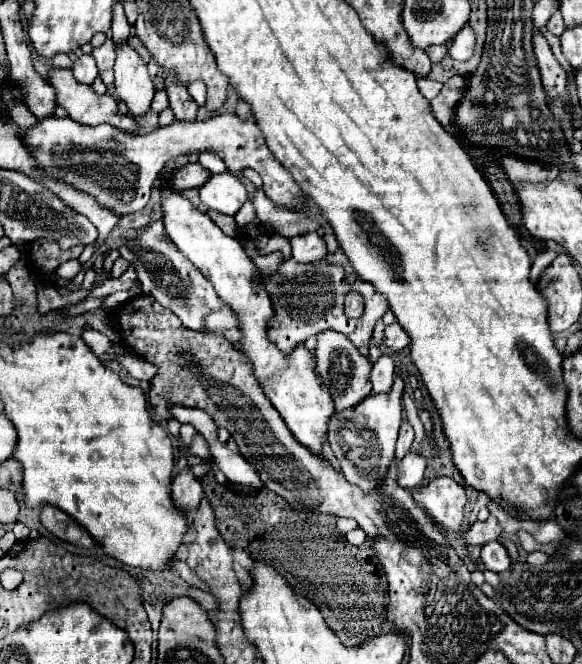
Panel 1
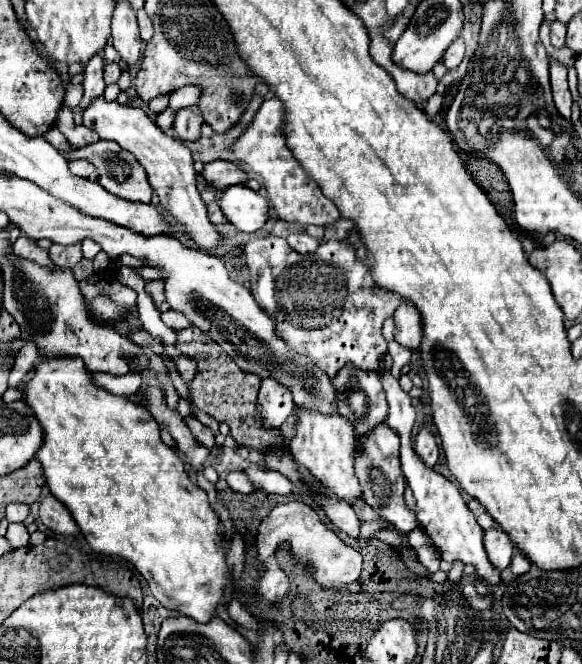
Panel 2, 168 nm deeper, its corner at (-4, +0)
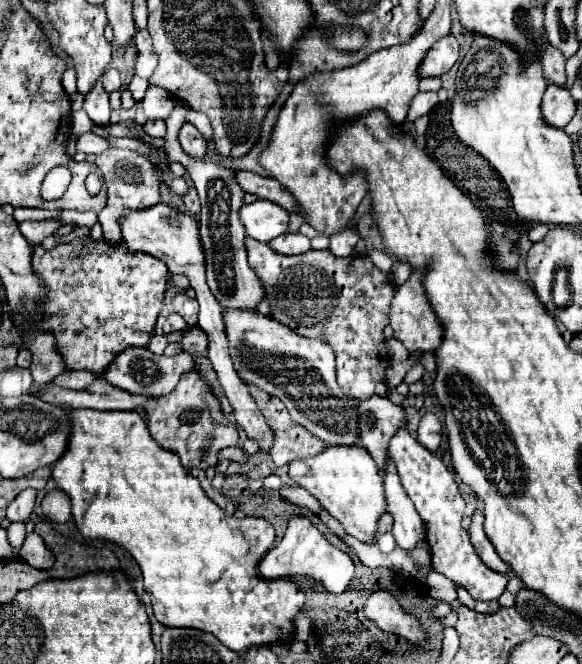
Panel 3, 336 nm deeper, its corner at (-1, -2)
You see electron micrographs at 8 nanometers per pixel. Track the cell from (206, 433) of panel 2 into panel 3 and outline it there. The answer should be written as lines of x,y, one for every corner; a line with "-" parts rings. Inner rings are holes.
190,370
182,376
176,390
158,398
158,402
146,408
148,428
152,438
166,450
176,452
186,470
190,468
210,468
218,462
218,452
226,446
236,446
238,430
224,420
220,404
214,398
212,390
198,378
196,370

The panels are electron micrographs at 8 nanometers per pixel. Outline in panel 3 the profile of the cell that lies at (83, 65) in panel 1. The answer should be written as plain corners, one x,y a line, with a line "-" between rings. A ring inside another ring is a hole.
98,80
96,86
86,94
84,98
84,112
90,116
96,124
106,124
110,120
110,104
108,104
108,92
102,90
102,82

